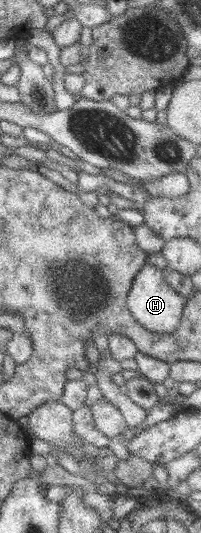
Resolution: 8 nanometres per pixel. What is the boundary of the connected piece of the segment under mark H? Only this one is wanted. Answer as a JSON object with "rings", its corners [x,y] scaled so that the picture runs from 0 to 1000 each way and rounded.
{"rings":[[[716,492],[697,507],[677,510],[647,542],[637,544],[622,572],[667,602],[771,627],[856,627],[896,593],[910,587],[920,561],[856,542],[851,535],[806,520],[806,507],[766,503],[736,492]]]}

